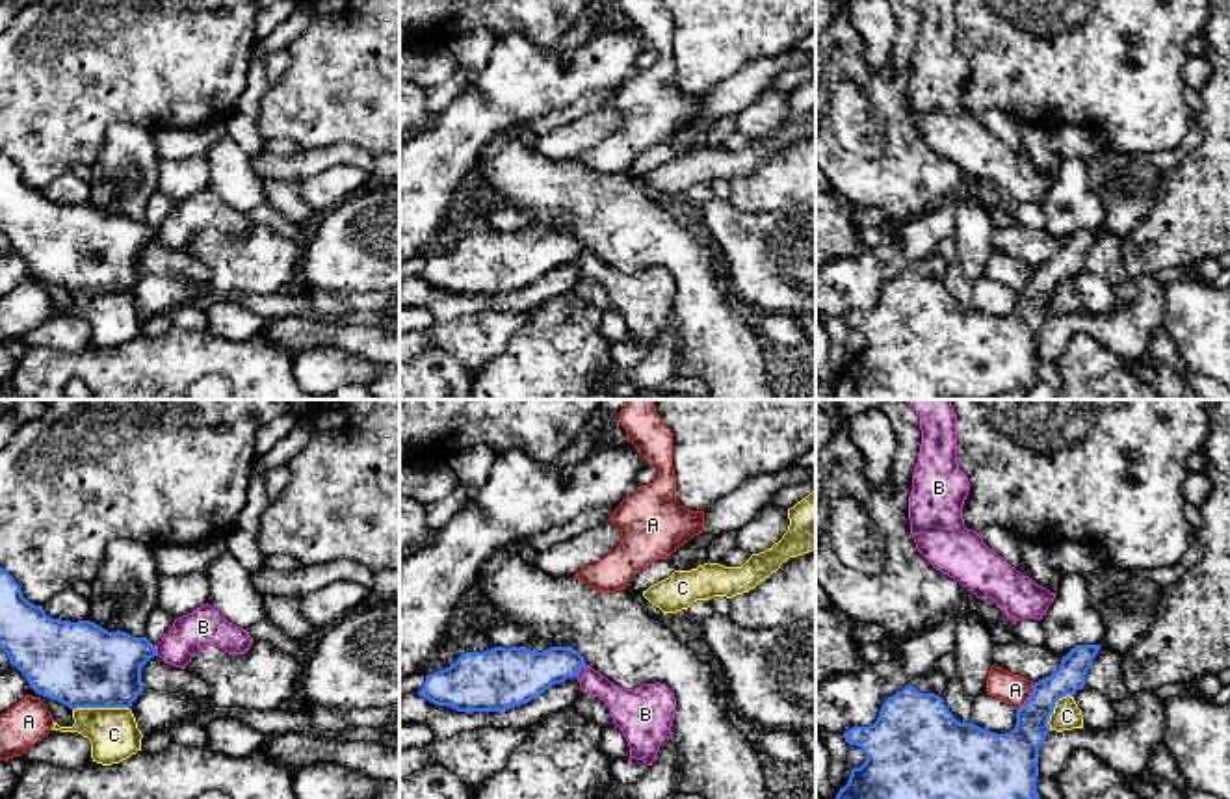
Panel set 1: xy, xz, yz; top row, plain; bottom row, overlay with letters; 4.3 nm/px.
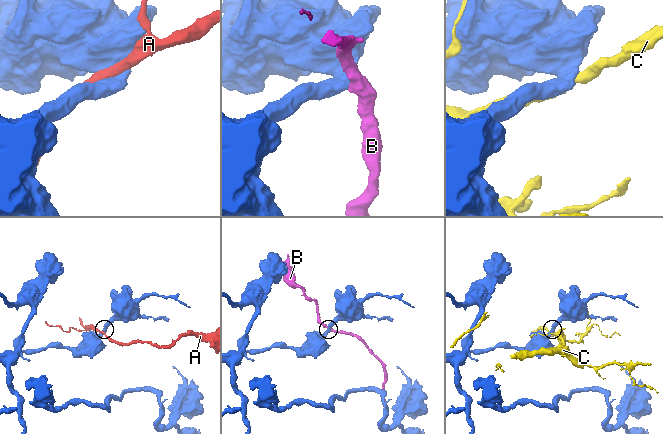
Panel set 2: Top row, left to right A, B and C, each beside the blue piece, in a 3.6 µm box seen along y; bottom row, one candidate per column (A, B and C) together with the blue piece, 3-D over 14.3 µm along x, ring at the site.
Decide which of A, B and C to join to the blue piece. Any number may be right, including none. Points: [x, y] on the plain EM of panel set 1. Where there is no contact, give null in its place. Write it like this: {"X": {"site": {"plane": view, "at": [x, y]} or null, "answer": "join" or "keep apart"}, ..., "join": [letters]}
{"A": {"site": {"plane": "yz", "at": [1030, 281]}, "answer": "keep apart"}, "B": {"site": {"plane": "xz", "at": [578, 255]}, "answer": "keep apart"}, "C": {"site": {"plane": "xy", "at": [101, 290]}, "answer": "keep apart"}, "join": []}

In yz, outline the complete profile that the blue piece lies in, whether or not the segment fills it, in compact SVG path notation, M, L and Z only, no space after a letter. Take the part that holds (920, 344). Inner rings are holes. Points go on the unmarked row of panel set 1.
M1076 229L1063 240L1059 253L1035 266L1031 281L1016 294L1011 316L996 318L961 307L935 277L910 268L888 281L870 310L844 316L849 329L864 334L866 346L853 351L834 383L834 400L994 400L1007 390L1033 388L1037 375L1039 331L1050 316L1055 286L1074 281L1102 229Z

